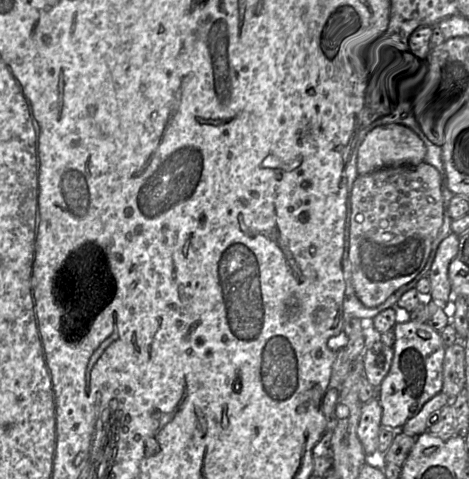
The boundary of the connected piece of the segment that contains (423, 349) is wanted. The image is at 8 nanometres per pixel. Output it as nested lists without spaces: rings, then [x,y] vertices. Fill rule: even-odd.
[[[409,320],[396,323],[396,341],[390,370],[378,389],[378,400],[382,407],[381,424],[383,427],[400,430],[405,423],[417,415],[423,405],[442,392],[443,362],[446,346],[440,332],[427,323]]]

